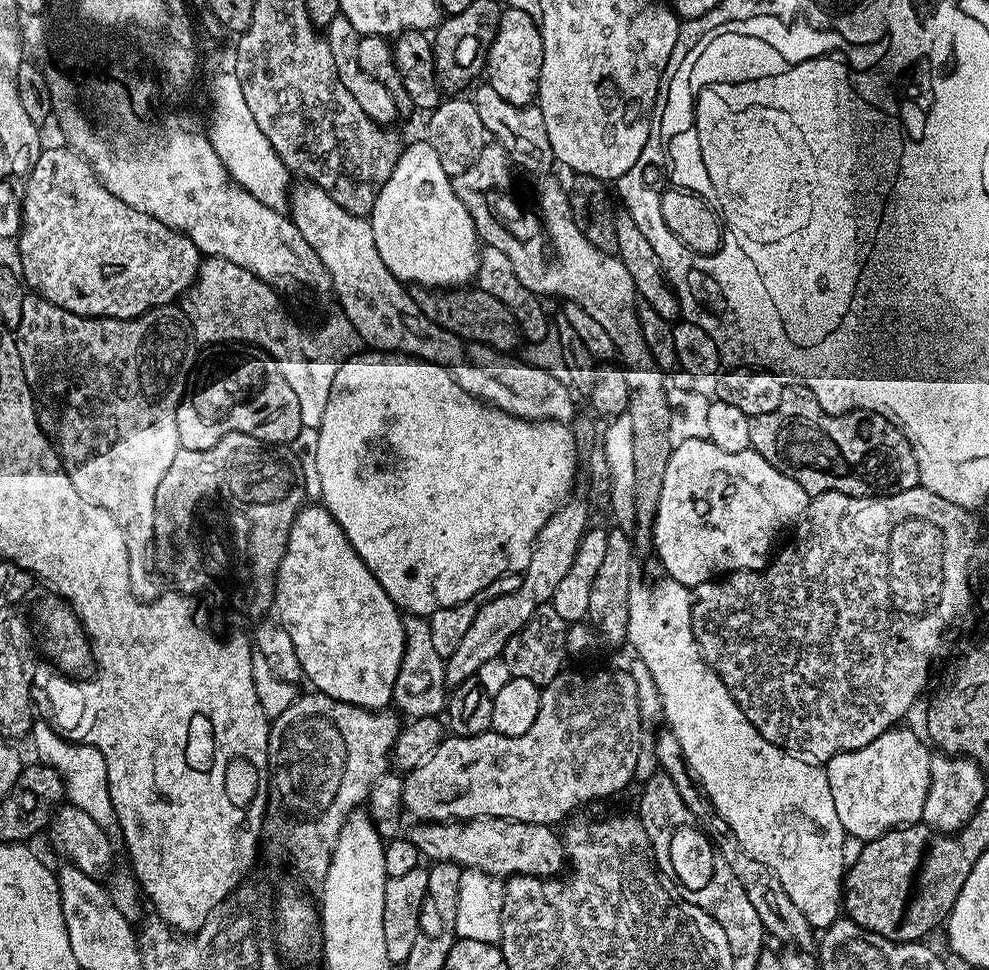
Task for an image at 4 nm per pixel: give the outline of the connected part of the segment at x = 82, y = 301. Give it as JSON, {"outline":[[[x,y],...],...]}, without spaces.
{"outline":[[[69,147],[41,151],[38,162],[32,164],[32,170],[26,177],[26,183],[28,185],[22,188],[22,223],[18,237],[20,265],[18,268],[22,273],[25,285],[35,295],[49,300],[54,306],[58,306],[62,310],[70,310],[79,316],[94,316],[106,320],[133,320],[135,316],[149,312],[151,308],[161,308],[163,304],[179,301],[196,281],[196,275],[200,273],[202,253],[196,249],[194,242],[190,242],[190,238],[186,238],[181,232],[176,232],[170,226],[158,222],[158,218],[154,218],[134,206],[126,206],[126,202],[122,202],[122,198],[114,198],[114,194],[110,194],[110,190],[106,190],[106,186],[97,178],[91,164],[80,153],[73,152]]]}

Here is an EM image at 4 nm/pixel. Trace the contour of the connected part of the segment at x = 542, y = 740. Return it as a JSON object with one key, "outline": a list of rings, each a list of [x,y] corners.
{"outline":[[[561,670],[549,684],[543,685],[538,706],[538,718],[534,718],[534,726],[526,730],[521,736],[504,736],[500,732],[487,731],[477,736],[449,735],[432,751],[428,759],[423,760],[418,767],[411,769],[403,777],[401,798],[403,811],[420,822],[463,822],[465,820],[479,820],[482,816],[497,816],[503,820],[517,820],[527,824],[546,824],[556,826],[567,812],[575,810],[579,804],[587,800],[600,800],[603,796],[612,796],[620,792],[628,783],[633,783],[635,763],[638,761],[639,736],[641,731],[638,693],[635,690],[634,678],[628,670],[622,672],[568,672]]]}

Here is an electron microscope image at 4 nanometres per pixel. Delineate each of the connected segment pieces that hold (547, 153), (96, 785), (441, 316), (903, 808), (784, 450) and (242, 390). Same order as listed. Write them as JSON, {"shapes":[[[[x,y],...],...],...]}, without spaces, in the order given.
{"shapes":[[[[487,82],[481,83],[481,88],[474,95],[474,103],[478,110],[478,118],[482,118],[485,133],[495,143],[500,144],[508,154],[508,159],[526,172],[534,174],[533,176],[541,176],[549,173],[555,165],[555,157],[552,155],[552,147],[550,146],[550,134],[546,134],[546,122],[542,122],[542,110],[535,103],[527,104],[519,108],[510,102],[506,102],[506,98],[502,98],[502,94],[498,94],[498,90],[494,90]]],[[[49,726],[44,732],[44,756],[43,763],[58,770],[64,777],[64,792],[66,800],[71,807],[81,808],[98,826],[108,831],[109,836],[120,836],[120,824],[114,814],[114,806],[110,802],[110,786],[108,785],[108,771],[106,770],[106,758],[98,749],[93,748],[87,742],[71,744],[70,739],[65,738],[55,727]]],[[[420,290],[415,293],[416,305],[428,315],[432,323],[440,325],[447,332],[453,332],[461,340],[484,344],[497,352],[511,353],[516,344],[516,336],[518,340],[518,325],[512,317],[512,311],[491,292],[468,291],[472,290],[448,290],[443,294]]],[[[897,726],[883,732],[872,743],[854,751],[839,752],[828,760],[824,769],[830,794],[833,795],[834,806],[837,807],[838,820],[842,824],[845,835],[867,842],[877,840],[882,834],[895,828],[919,823],[924,816],[926,794],[930,786],[930,762],[932,757],[926,748],[927,743],[921,740],[905,726]]],[[[803,386],[795,387],[785,387],[784,393],[782,394],[782,402],[778,402],[777,408],[770,410],[770,414],[751,417],[751,451],[762,454],[762,458],[766,458],[766,462],[770,462],[770,466],[774,466],[782,474],[794,478],[794,482],[798,482],[798,486],[802,486],[802,490],[806,490],[809,497],[820,496],[824,492],[841,492],[842,494],[850,494],[851,496],[889,496],[890,494],[898,494],[902,490],[920,487],[918,458],[914,458],[912,441],[899,428],[892,425],[885,416],[880,416],[876,412],[862,411],[849,412],[847,416],[831,416],[822,410],[822,406],[818,406],[818,398],[814,398],[814,394],[810,389]]],[[[228,342],[223,346],[209,347],[205,352],[208,353],[197,359],[190,373],[190,383],[176,411],[181,448],[194,451],[210,450],[231,432],[250,434],[269,446],[284,446],[280,444],[294,439],[302,432],[298,398],[294,395],[294,390],[290,390],[290,382],[286,382],[280,362],[275,356],[248,342]]]]}

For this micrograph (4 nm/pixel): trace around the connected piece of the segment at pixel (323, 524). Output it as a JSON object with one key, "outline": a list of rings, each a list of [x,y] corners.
{"outline":[[[305,503],[301,507],[299,514],[294,518],[294,522],[289,528],[284,557],[281,558],[276,570],[274,612],[280,615],[280,620],[278,619],[279,627],[284,628],[286,634],[290,634],[290,642],[294,642],[294,650],[298,656],[298,662],[301,663],[301,668],[304,671],[303,679],[307,683],[312,683],[311,687],[315,691],[326,694],[338,702],[346,702],[359,708],[387,709],[392,704],[394,682],[398,676],[398,666],[402,662],[402,654],[404,653],[404,622],[401,609],[396,607],[396,603],[389,598],[386,590],[382,590],[382,586],[374,578],[374,574],[370,574],[366,562],[362,562],[362,558],[356,553],[354,546],[346,538],[342,526],[338,526],[338,522],[329,514],[323,503],[315,503]]]}

